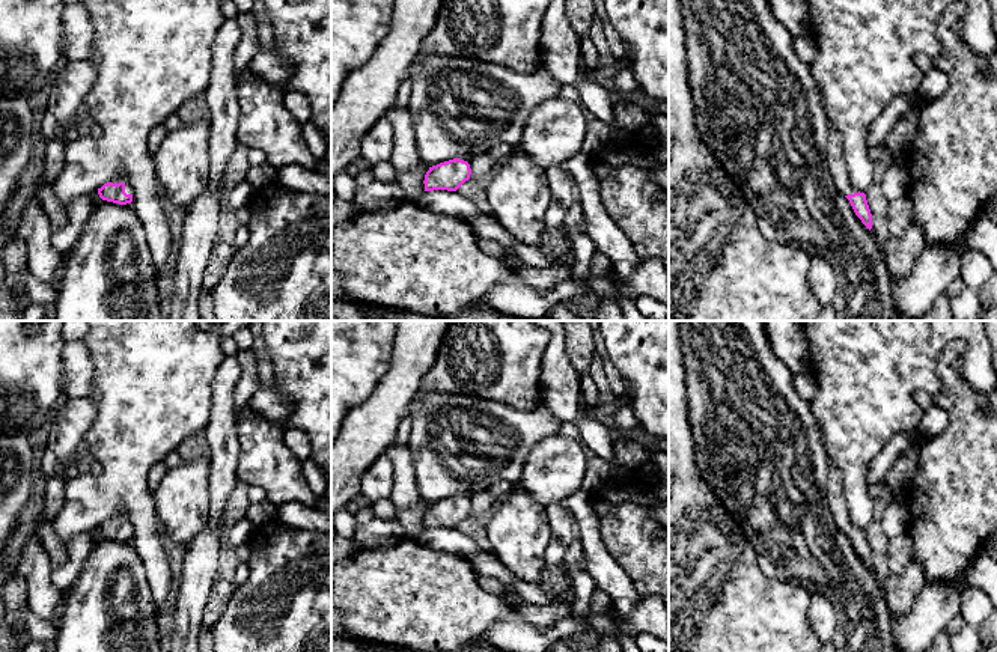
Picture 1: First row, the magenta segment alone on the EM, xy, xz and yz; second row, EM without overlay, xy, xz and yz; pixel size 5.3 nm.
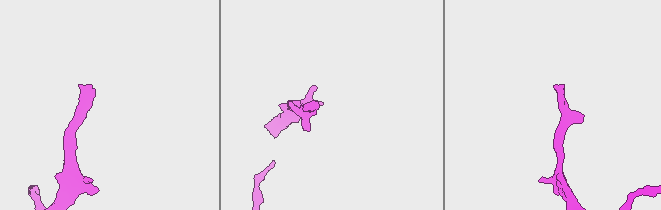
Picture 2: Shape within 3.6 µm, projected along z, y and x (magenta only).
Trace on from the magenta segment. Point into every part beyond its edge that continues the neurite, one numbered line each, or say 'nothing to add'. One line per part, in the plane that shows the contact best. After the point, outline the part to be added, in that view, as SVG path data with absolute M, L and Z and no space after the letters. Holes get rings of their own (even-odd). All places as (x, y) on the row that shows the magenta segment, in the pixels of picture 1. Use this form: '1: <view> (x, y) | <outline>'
1: xy (128, 188) | M116 176L116 178L113 178L110 182L113 182L113 184L123 182L123 184L125 184L125 193L127 193L127 194L133 194L133 193L134 193L130 181L128 181L125 176Z

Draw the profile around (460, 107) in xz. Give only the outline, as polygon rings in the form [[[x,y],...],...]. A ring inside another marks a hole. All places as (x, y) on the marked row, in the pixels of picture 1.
[[[429,56],[414,66],[407,110],[419,157],[429,167],[453,158],[474,158],[498,145],[518,146],[533,108],[559,96],[562,84],[545,69],[521,74],[459,56]]]

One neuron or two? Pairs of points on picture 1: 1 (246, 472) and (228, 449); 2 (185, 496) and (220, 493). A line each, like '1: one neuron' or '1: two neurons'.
1: two neurons
2: two neurons

